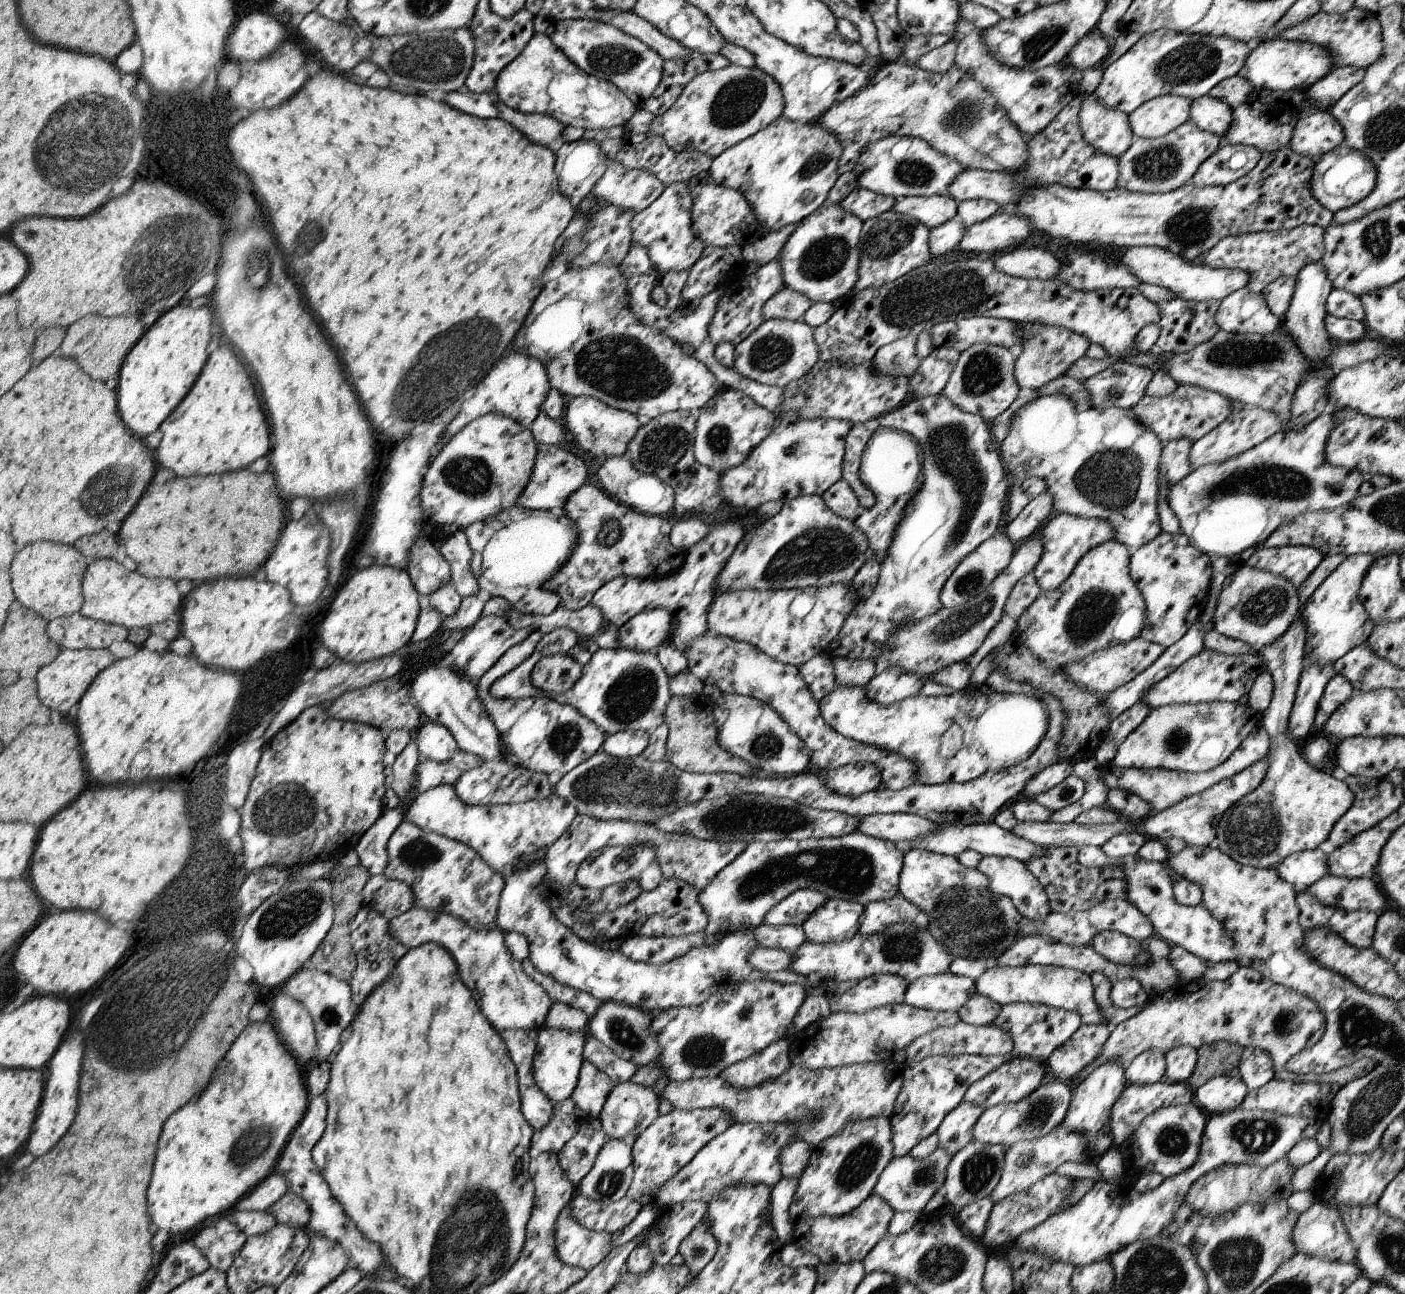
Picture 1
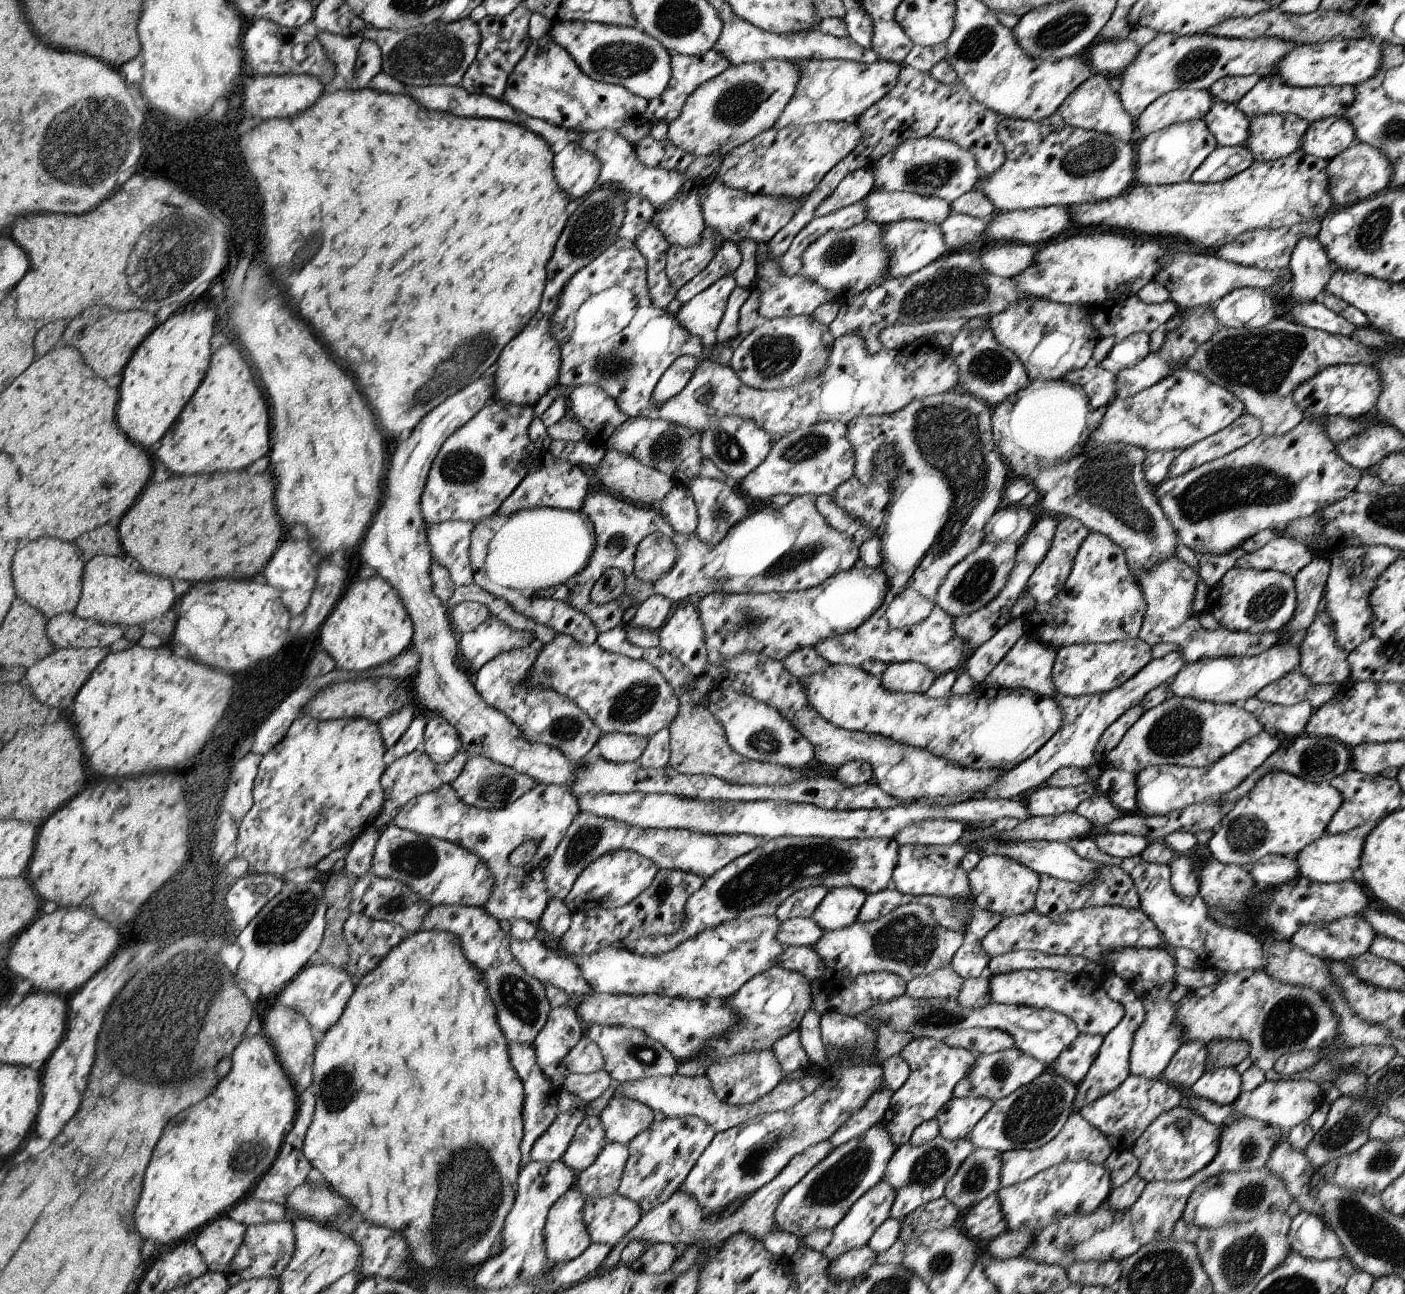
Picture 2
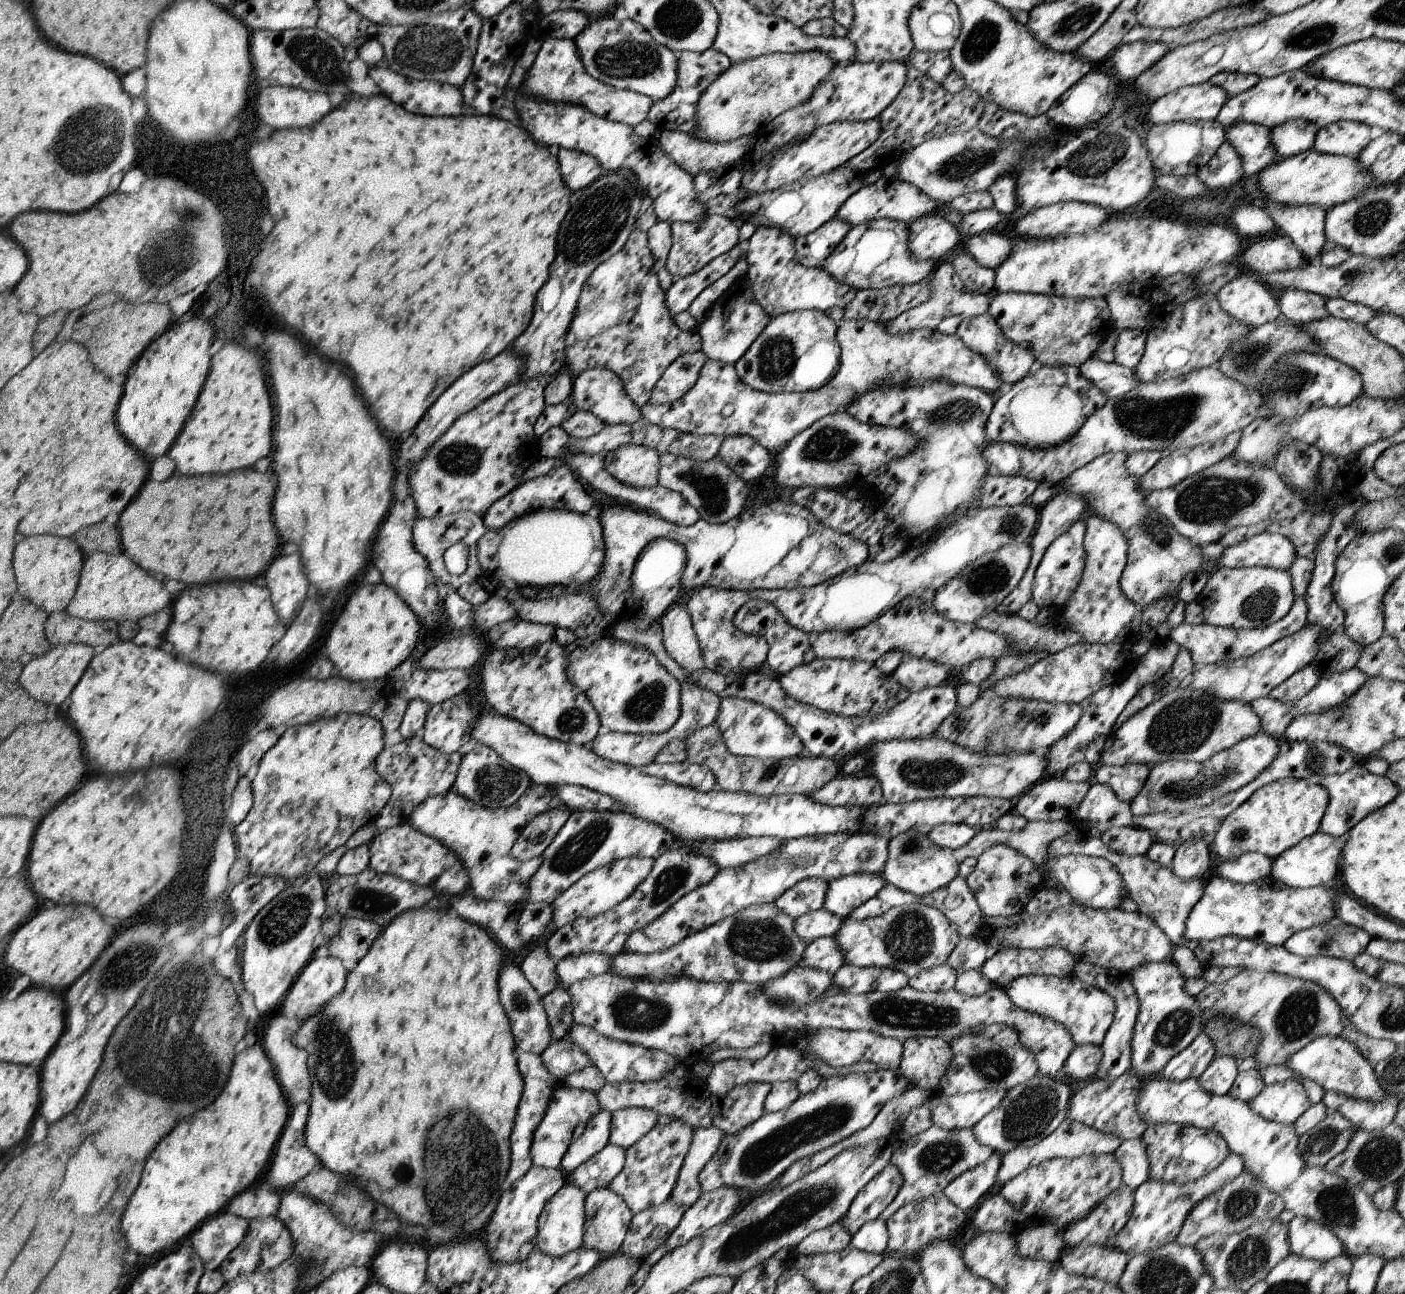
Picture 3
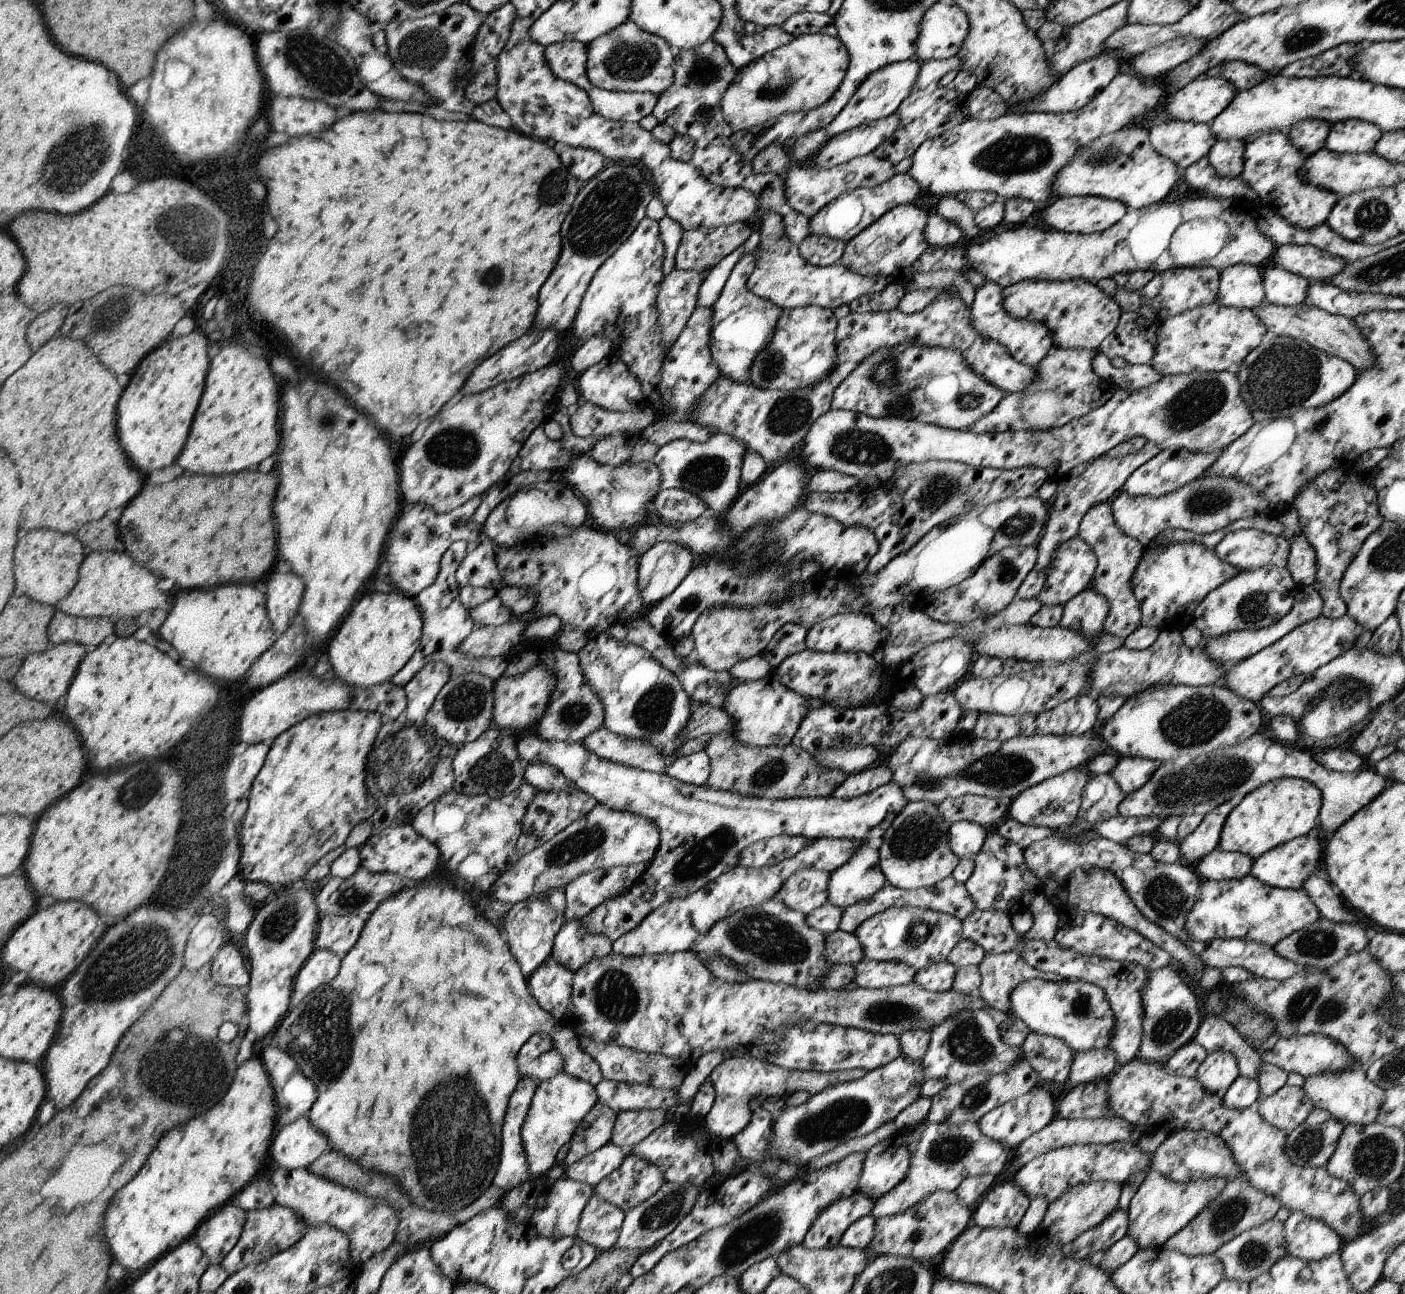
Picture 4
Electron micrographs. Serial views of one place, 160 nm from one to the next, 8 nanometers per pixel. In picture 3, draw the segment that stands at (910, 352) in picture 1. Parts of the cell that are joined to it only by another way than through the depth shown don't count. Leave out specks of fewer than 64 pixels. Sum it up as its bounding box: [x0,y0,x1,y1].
[885,262,990,335]

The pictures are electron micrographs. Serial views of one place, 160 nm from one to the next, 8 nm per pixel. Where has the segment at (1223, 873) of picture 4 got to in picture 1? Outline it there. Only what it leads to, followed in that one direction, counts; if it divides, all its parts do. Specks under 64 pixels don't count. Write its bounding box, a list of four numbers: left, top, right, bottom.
[1275,849,1328,893]

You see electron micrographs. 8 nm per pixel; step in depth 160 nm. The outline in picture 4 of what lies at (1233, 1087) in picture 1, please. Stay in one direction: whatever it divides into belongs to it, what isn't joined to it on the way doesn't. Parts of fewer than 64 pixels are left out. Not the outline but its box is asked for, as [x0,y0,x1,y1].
[1195,1050,1238,1097]

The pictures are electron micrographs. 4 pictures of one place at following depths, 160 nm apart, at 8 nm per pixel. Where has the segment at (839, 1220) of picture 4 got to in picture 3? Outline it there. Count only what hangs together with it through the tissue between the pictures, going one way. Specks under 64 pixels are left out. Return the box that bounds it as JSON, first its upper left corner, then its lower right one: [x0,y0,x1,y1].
[796,1220,852,1256]

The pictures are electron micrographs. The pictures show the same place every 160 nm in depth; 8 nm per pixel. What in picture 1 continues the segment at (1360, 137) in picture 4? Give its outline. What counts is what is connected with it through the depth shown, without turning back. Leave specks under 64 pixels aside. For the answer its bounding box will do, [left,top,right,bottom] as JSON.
[1289,110,1344,158]

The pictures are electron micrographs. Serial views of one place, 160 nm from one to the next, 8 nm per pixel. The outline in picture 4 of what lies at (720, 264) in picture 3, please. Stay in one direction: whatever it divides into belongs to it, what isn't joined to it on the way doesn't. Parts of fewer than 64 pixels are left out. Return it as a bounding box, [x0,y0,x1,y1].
[658,269,710,350]

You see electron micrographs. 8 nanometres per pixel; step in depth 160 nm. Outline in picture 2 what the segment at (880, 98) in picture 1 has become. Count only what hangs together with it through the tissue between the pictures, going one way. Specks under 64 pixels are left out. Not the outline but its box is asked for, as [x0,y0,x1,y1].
[765,66,1005,261]

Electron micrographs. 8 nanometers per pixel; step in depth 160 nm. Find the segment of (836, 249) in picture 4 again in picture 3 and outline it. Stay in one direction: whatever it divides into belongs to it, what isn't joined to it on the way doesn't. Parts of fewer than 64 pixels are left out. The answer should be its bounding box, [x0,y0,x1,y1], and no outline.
[796,217,850,267]

